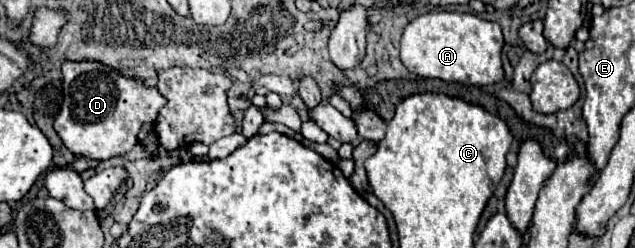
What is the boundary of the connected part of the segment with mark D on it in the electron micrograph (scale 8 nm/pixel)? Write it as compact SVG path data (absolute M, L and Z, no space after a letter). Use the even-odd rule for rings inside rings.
M64 63L64 103L60 109L60 115L54 121L54 129L68 151L74 155L82 155L86 159L110 159L116 155L128 153L136 145L138 131L144 123L154 123L158 109L164 105L164 97L156 89L148 89L142 85L142 81L124 79L122 75L116 75L110 67L104 67L102 63Z

